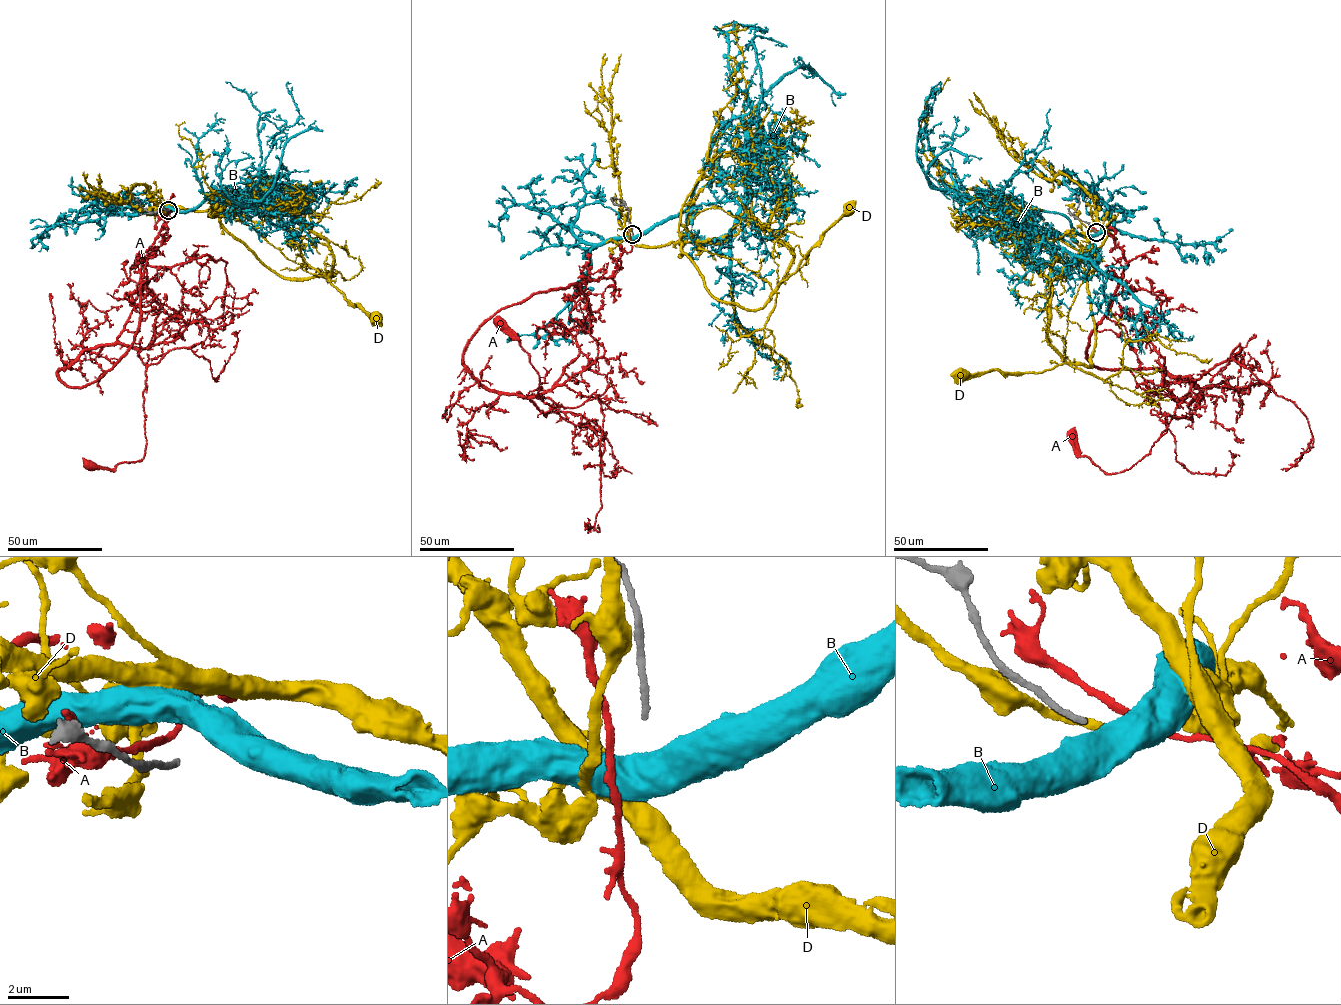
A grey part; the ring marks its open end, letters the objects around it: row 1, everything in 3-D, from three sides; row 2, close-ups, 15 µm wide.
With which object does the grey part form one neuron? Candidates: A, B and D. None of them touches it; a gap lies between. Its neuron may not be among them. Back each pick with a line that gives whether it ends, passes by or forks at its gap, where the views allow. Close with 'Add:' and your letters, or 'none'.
Add: none

